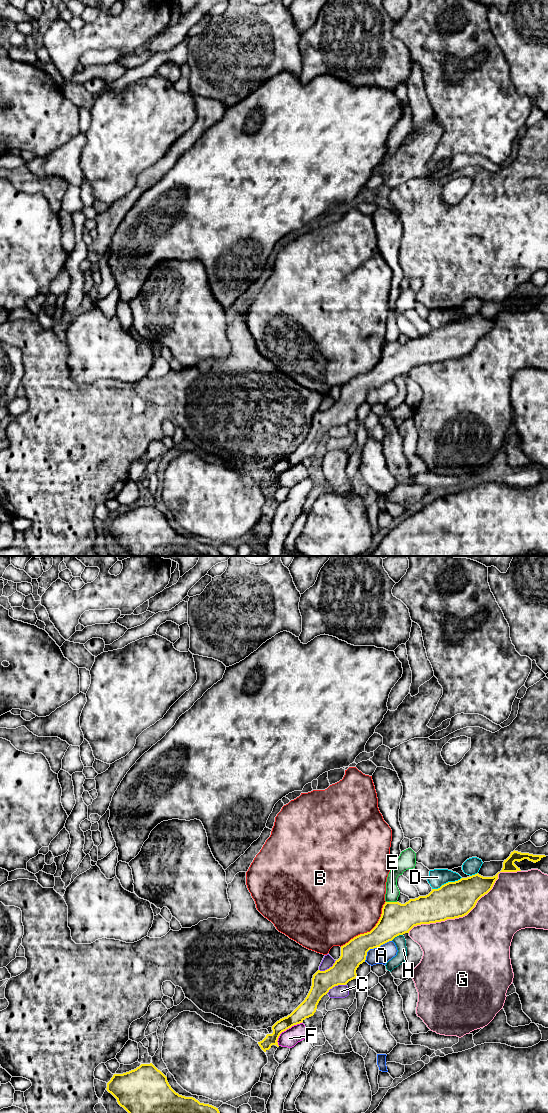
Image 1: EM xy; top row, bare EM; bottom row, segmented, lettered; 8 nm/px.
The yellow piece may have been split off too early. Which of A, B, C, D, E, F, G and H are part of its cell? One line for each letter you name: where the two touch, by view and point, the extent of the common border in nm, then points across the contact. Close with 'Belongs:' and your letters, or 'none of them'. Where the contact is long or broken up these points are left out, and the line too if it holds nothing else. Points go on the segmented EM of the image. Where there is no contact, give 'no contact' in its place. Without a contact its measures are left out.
Belongs: none of them

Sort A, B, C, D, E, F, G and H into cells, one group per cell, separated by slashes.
A / B / C / D F / E / G / H

